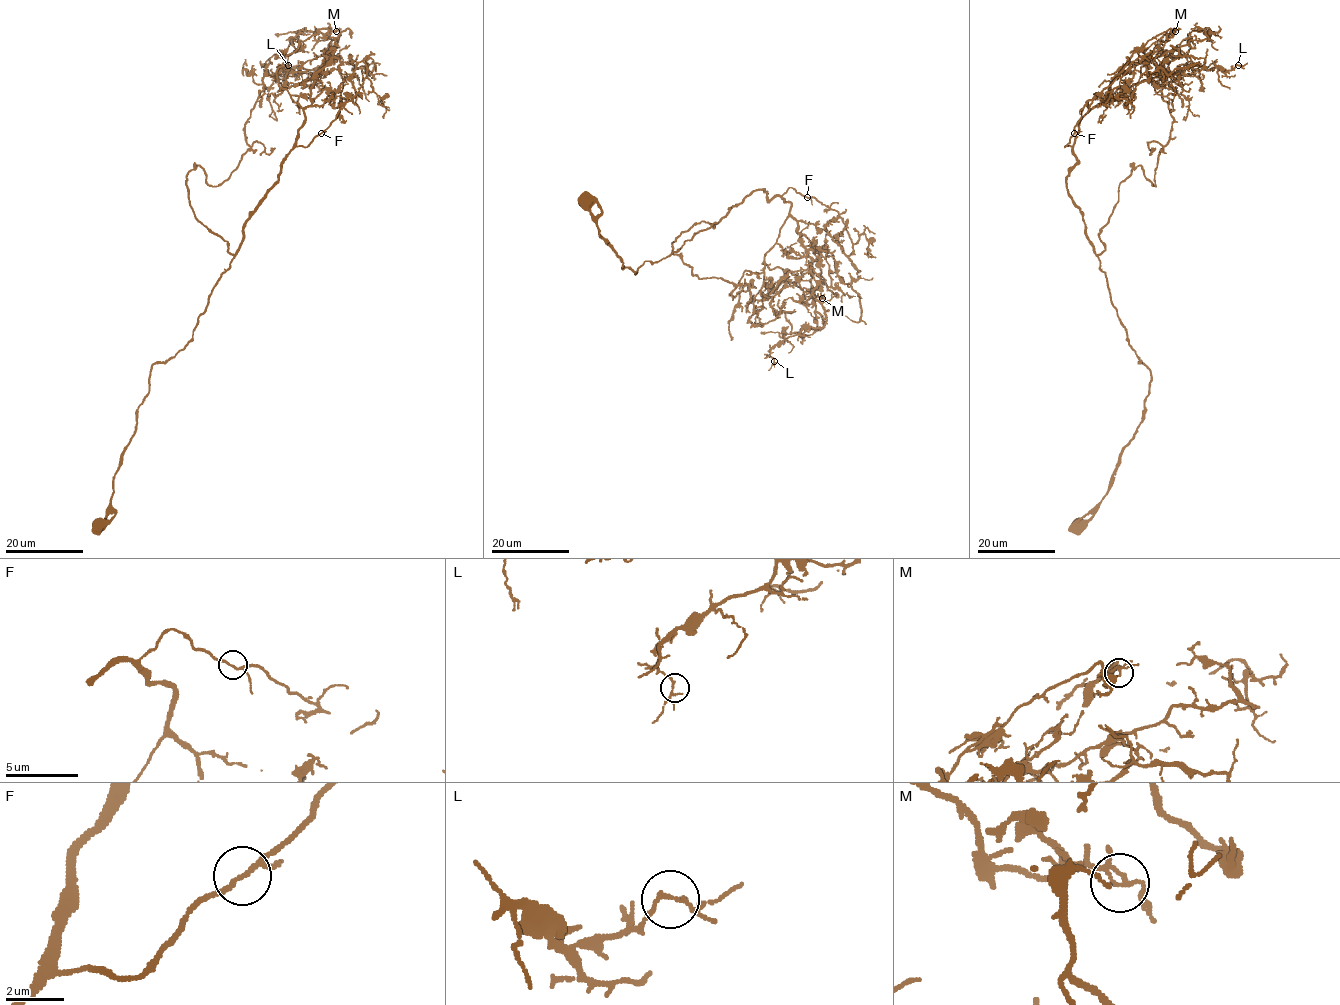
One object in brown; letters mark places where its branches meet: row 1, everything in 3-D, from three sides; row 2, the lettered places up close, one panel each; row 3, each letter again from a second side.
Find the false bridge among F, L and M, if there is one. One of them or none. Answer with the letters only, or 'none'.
none

